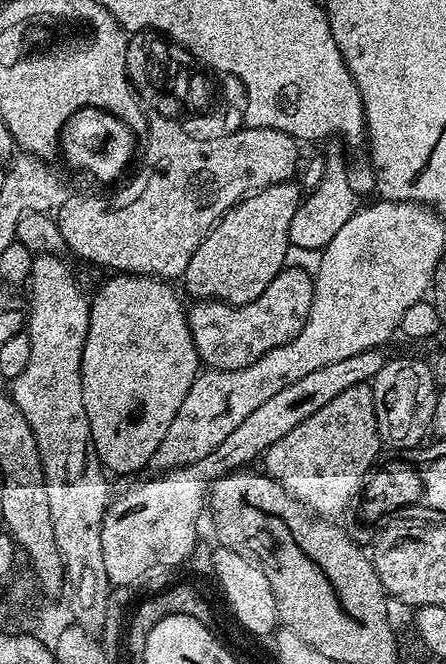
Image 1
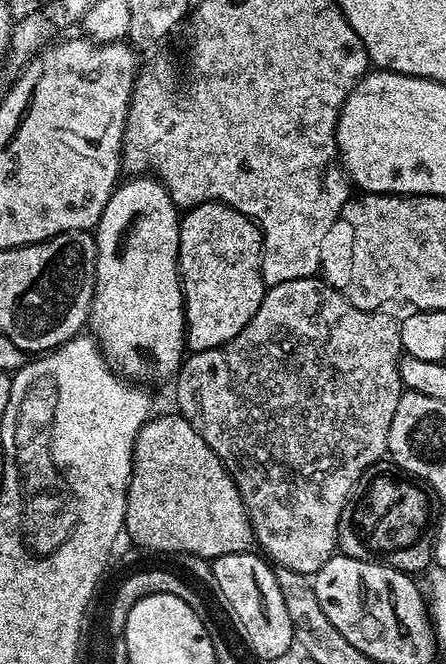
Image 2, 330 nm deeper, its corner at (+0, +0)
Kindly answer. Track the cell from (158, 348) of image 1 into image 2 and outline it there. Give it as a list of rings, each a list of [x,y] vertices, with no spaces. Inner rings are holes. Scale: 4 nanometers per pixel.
[[[136,174],[125,179],[117,187],[116,193],[106,202],[106,210],[102,210],[102,218],[96,224],[96,289],[92,299],[92,314],[90,317],[90,332],[95,336],[101,352],[108,363],[116,369],[119,375],[133,382],[148,382],[144,380],[164,380],[180,371],[180,365],[186,356],[186,341],[184,339],[184,285],[180,283],[180,218],[175,202],[170,198],[168,188],[151,174]]]

